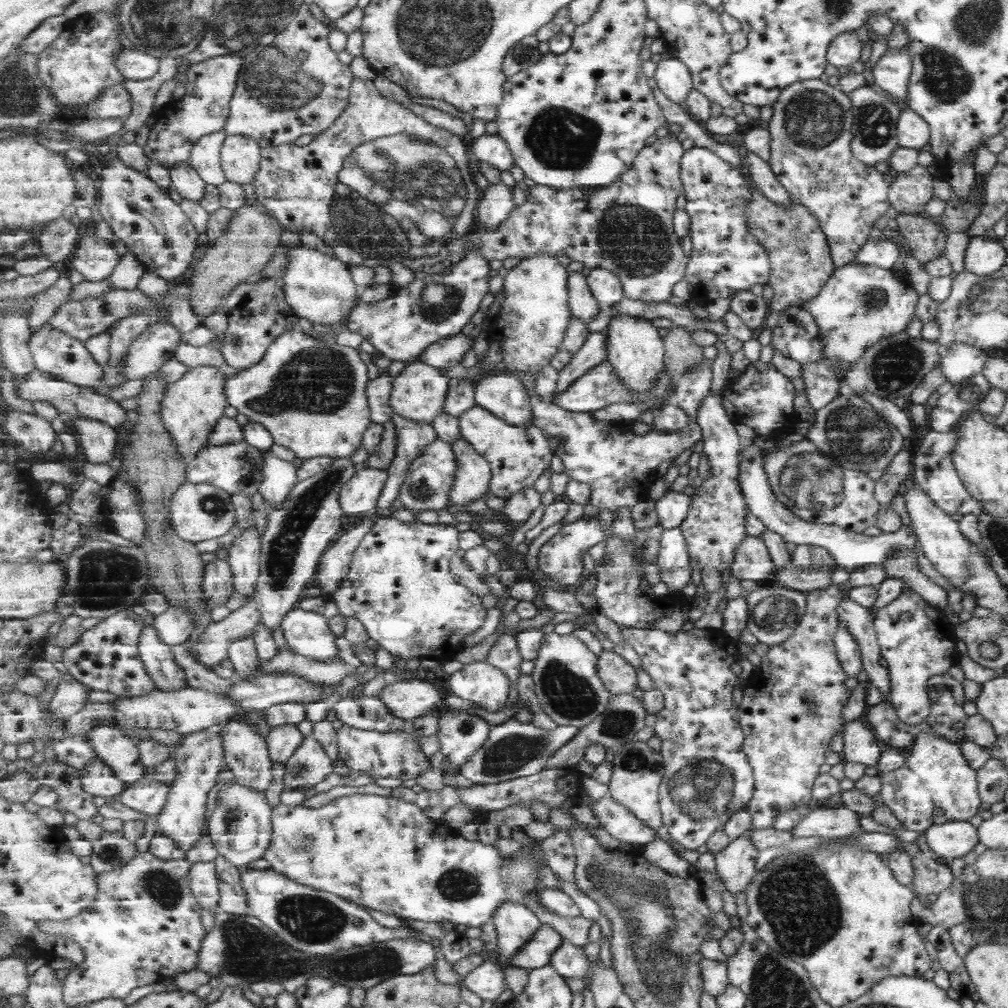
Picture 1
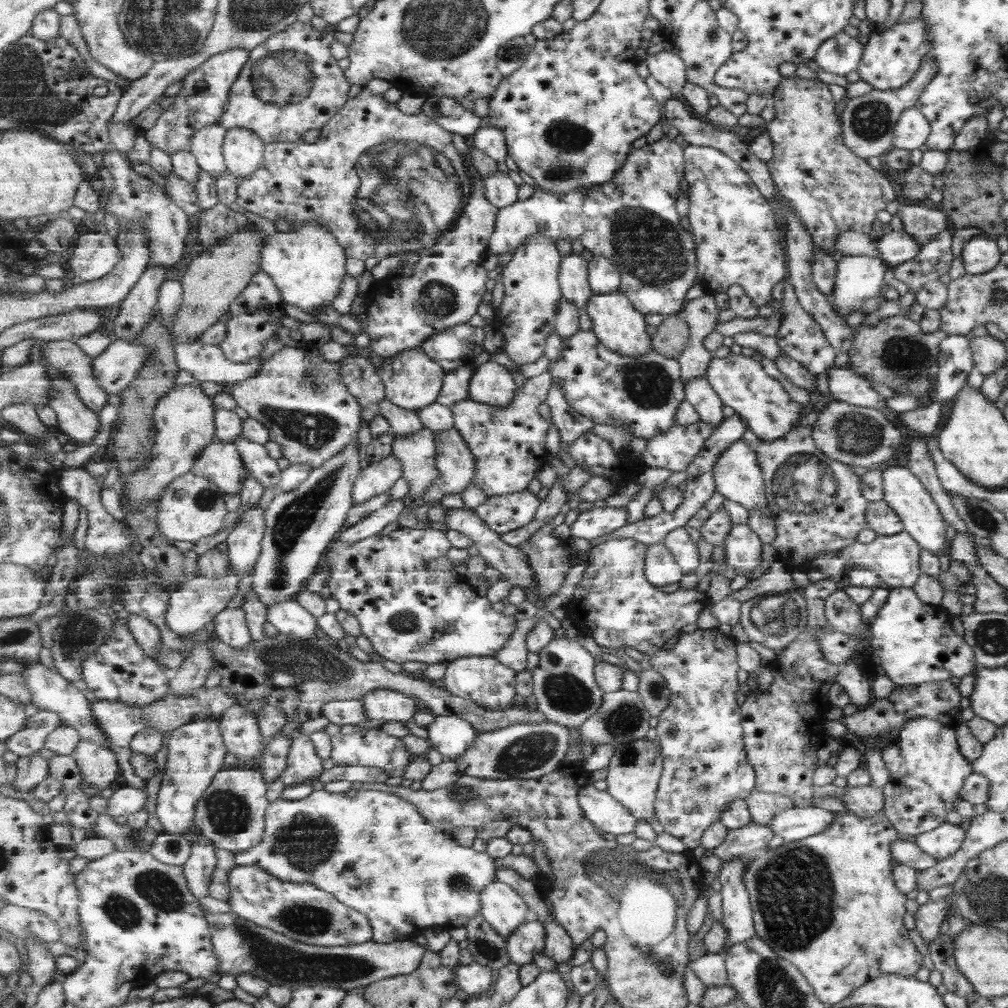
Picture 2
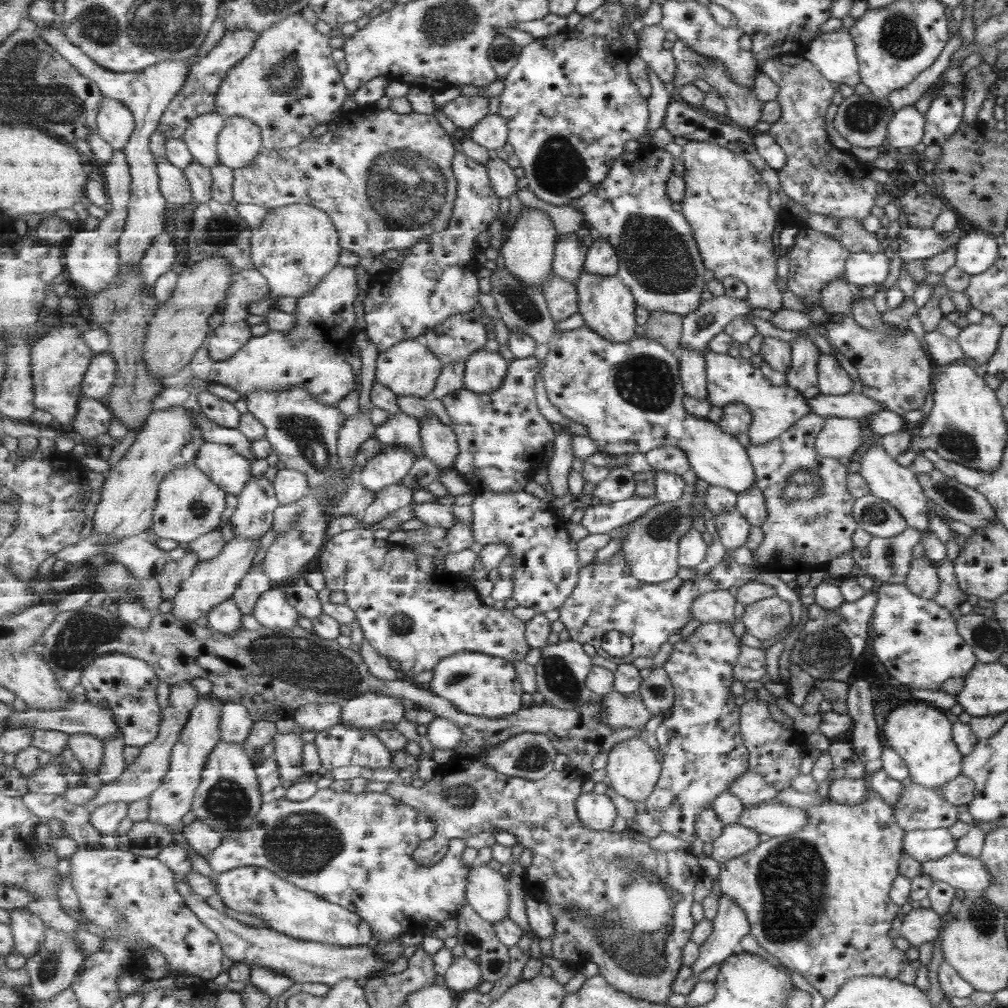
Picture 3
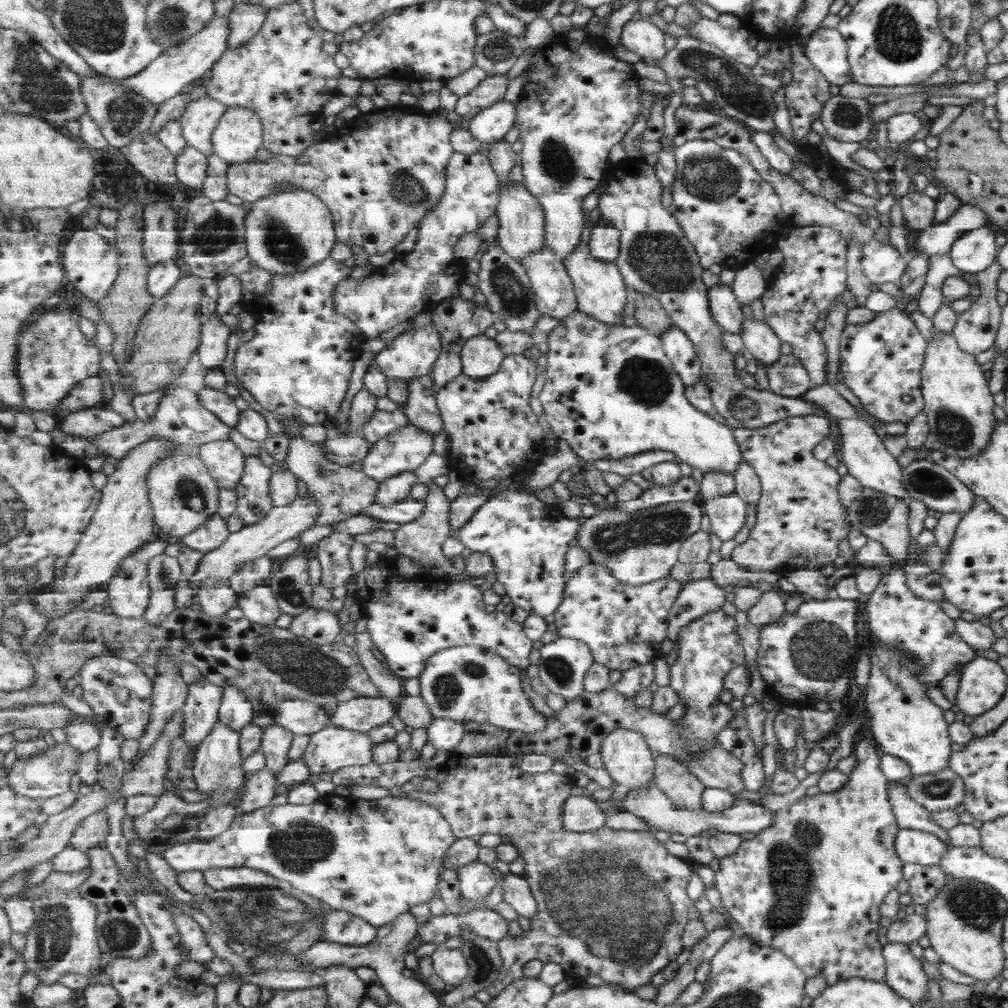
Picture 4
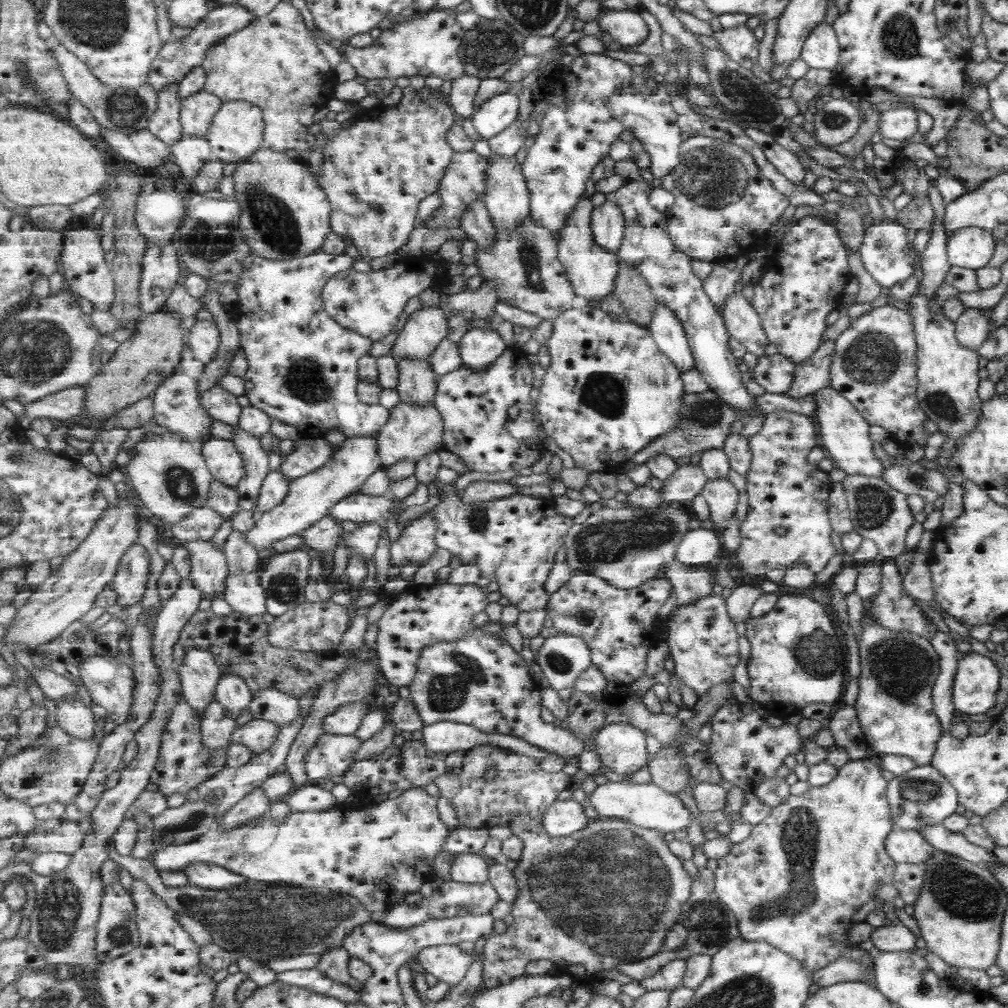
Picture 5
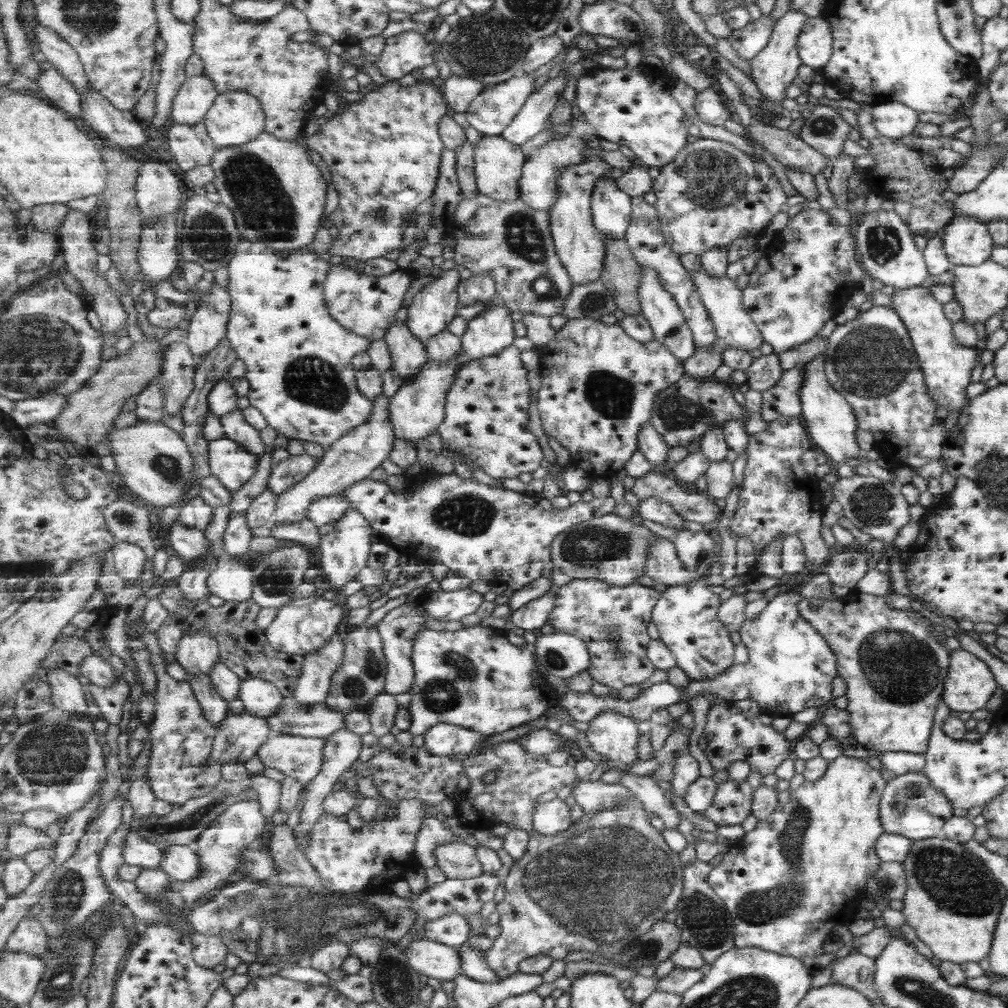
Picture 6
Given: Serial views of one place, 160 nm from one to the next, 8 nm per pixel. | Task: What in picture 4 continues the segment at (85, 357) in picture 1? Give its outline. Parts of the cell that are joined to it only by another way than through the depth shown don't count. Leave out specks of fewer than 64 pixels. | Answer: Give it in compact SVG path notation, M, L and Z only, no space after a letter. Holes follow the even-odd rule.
M89 408L70 413L60 428L73 436L99 436L126 425L125 418L113 410Z

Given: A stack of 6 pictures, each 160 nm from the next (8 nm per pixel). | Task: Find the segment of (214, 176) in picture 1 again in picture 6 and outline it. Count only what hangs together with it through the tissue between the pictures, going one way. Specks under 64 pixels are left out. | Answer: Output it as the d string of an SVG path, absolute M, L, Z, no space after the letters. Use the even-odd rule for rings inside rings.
M208 75L187 77L173 101L172 120L190 125L203 122L218 95L215 83Z

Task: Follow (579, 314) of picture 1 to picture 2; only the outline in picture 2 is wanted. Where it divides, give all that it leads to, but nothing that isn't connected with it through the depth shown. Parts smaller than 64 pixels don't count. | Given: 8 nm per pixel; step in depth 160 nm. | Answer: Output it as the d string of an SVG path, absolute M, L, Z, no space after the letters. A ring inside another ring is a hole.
M570 252L562 258L559 282L564 297L585 311L594 290L590 285L589 257Z

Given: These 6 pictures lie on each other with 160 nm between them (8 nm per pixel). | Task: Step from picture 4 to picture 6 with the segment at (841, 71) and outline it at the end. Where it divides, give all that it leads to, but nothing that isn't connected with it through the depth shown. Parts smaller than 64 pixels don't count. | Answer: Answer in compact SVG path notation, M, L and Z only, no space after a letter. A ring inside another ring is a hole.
M819 15L811 17L802 26L798 38L798 57L802 64L819 71L826 65L832 52L832 37L826 19Z

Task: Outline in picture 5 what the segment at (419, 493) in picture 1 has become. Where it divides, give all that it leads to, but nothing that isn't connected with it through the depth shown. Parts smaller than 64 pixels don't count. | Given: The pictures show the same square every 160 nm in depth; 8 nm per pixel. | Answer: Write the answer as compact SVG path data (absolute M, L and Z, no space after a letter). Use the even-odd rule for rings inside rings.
M253 250L244 260L244 271L239 277L235 290L238 293L238 303L230 308L231 317L238 324L239 332L241 333L240 346L244 350L246 360L248 362L247 372L244 375L246 381L246 397L250 405L263 410L271 419L278 419L287 425L291 425L298 430L300 438L318 438L325 437L331 430L336 430L344 433L347 438L378 438L378 434L391 420L391 411L381 404L365 404L361 402L358 396L359 374L358 364L359 359L363 355L369 355L373 348L373 341L358 332L349 330L345 326L341 326L325 309L325 303L322 301L322 292L326 288L327 281L335 275L342 273L344 270L349 270L355 262L355 257L346 254L329 254L323 250L314 252L313 254L304 257L295 257L288 259L270 259L263 258L261 255L255 254Z

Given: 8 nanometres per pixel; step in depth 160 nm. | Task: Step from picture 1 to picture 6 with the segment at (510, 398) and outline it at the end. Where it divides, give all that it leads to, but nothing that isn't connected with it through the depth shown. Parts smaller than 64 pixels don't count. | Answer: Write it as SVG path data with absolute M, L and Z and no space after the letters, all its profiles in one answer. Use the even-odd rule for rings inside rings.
M491 301L488 309L468 322L462 350L469 359L495 356L513 344L515 324L512 310L503 301Z

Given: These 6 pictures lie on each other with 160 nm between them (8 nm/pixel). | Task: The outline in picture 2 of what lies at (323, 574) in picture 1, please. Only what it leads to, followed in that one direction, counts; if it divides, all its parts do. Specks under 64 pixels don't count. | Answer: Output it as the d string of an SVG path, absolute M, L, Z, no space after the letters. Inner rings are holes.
M397 498L388 502L384 507L371 512L368 518L361 520L361 522L353 527L345 529L339 535L339 540L352 545L354 542L359 542L359 540L379 535L381 530L385 530L387 524L397 521L399 514L406 508L401 499Z

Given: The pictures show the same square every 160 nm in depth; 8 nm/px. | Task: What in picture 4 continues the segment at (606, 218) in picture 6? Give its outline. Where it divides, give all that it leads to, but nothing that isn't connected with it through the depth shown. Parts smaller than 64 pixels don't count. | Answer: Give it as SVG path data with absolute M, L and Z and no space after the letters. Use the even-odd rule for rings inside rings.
M600 217L592 227L589 246L595 258L614 263L620 255L621 231Z

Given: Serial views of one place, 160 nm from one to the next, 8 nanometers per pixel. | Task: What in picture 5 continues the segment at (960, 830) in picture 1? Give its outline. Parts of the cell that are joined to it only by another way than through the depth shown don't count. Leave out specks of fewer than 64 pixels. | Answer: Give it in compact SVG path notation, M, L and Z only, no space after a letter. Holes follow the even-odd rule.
M897 828L887 833L884 849L893 863L918 865L931 858L931 854L936 851L919 832Z

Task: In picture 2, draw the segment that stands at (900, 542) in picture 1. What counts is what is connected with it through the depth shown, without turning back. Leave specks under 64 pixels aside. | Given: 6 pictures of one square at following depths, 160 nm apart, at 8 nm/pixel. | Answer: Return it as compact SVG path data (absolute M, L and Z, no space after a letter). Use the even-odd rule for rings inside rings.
M739 440L735 442L729 450L725 450L719 458L719 462L714 467L714 477L716 480L716 491L739 504L742 504L747 510L761 510L771 522L775 522L773 508L767 502L765 495L765 482L763 478L763 469L759 463L759 456L754 448L751 448L747 442Z

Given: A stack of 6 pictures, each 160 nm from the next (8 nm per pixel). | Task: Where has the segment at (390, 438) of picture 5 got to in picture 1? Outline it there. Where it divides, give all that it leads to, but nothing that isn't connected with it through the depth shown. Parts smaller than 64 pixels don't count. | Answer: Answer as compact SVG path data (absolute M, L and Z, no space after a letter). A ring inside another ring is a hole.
M359 467L357 474L341 489L340 503L343 512L361 515L371 512L378 505L388 477L386 470Z

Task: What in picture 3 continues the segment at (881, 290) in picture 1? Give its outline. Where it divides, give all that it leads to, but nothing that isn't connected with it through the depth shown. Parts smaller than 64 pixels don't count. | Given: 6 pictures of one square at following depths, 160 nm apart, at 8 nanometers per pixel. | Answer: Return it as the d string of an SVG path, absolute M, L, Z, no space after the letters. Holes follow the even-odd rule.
M882 251L869 254L868 252L852 252L844 262L843 280L850 285L867 286L882 284L887 274L887 265L889 260Z

